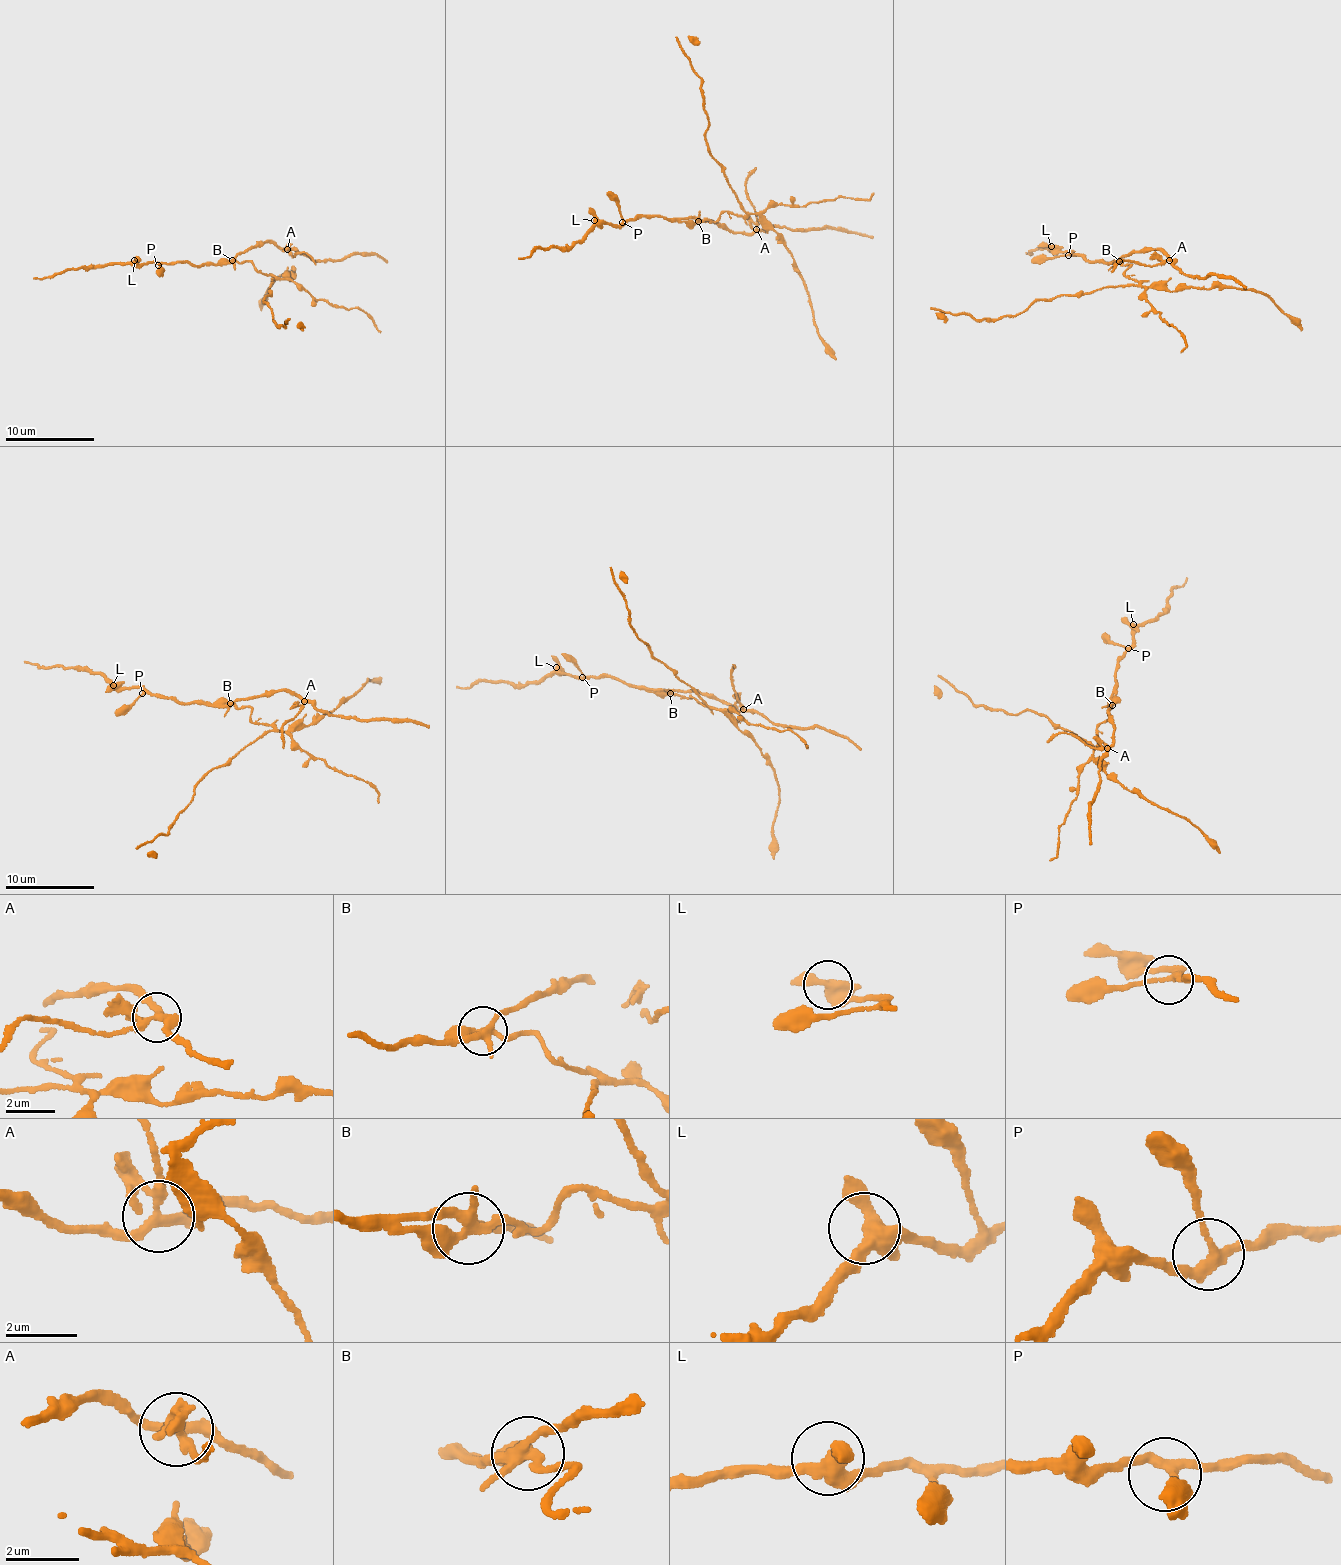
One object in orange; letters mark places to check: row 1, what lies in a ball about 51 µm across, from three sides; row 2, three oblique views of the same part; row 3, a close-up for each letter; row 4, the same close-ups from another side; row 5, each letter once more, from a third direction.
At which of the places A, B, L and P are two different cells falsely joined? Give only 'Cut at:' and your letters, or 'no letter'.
Cut at: A, B

